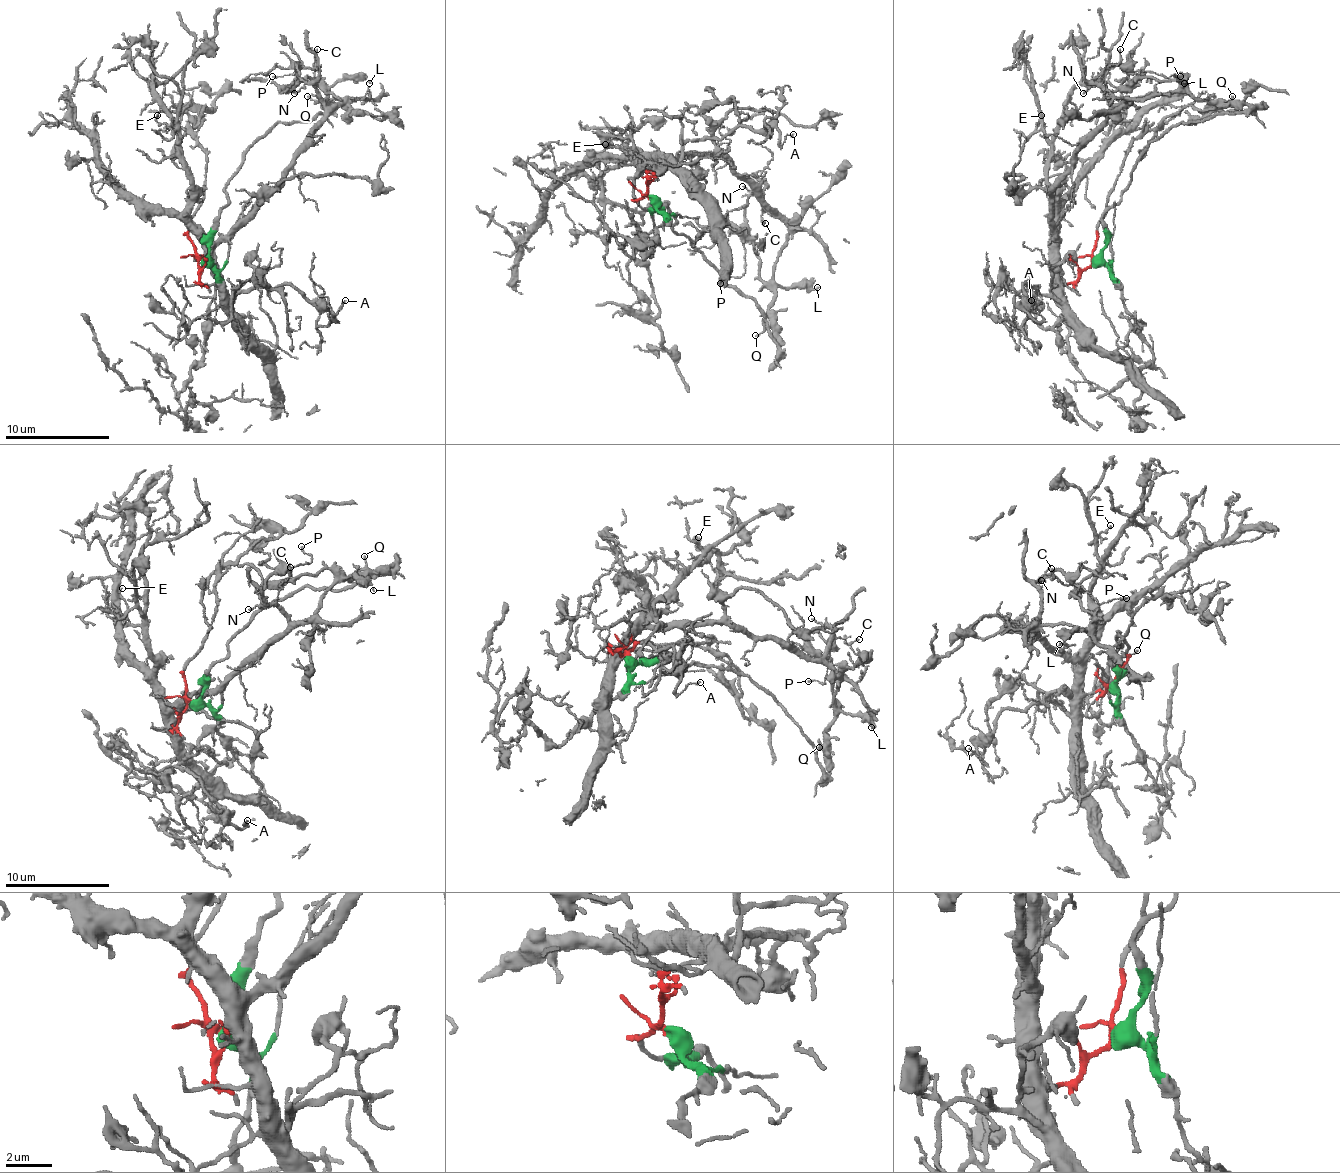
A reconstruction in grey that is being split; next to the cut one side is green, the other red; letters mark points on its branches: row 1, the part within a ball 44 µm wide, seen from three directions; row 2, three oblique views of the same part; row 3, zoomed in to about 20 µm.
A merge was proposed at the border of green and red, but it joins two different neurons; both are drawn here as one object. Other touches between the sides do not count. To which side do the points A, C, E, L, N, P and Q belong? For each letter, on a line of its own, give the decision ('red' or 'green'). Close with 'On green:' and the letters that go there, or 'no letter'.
A: red
C: red
E: red
L: green
N: red
P: red
Q: green
On green: L, Q

